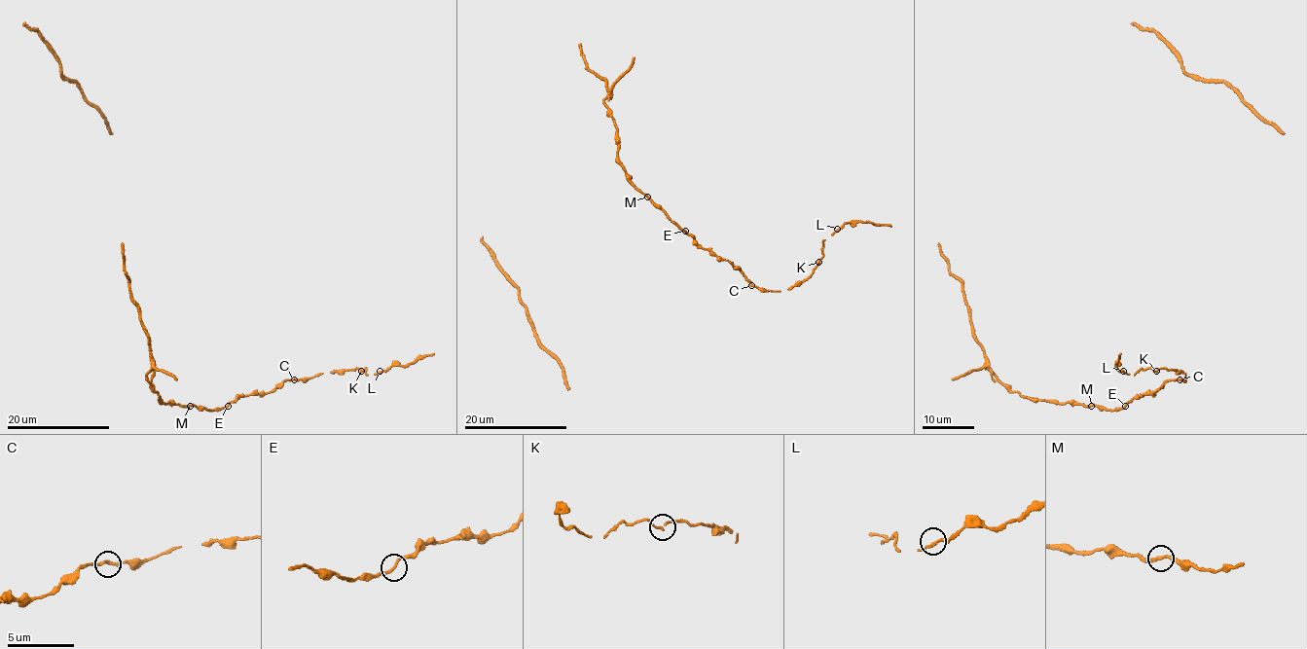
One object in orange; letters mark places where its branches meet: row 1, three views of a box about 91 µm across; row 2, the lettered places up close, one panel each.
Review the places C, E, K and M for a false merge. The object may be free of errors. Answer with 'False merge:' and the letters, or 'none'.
False merge: none

